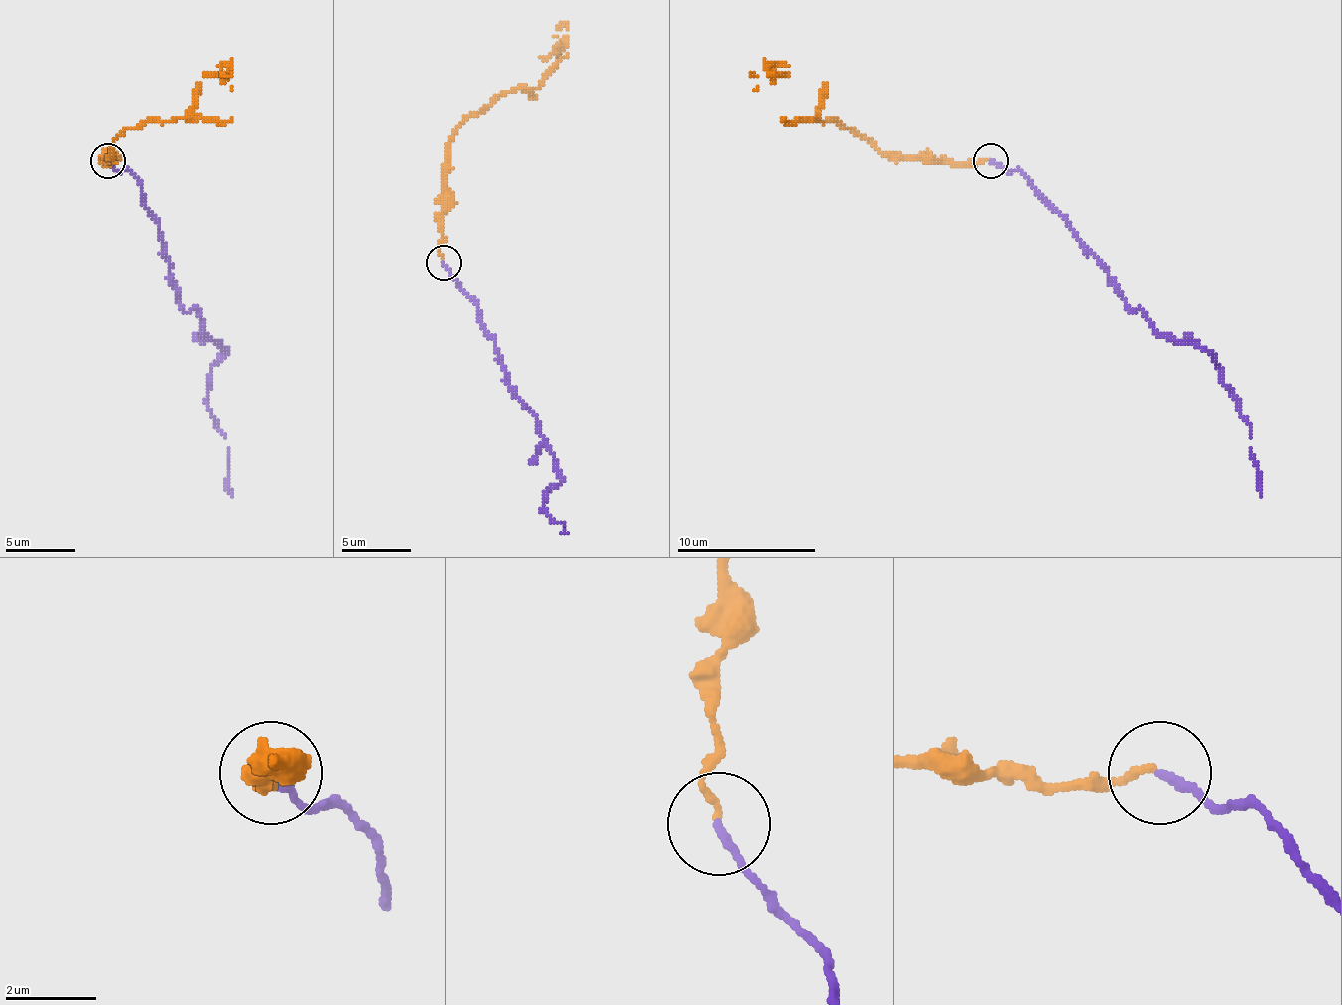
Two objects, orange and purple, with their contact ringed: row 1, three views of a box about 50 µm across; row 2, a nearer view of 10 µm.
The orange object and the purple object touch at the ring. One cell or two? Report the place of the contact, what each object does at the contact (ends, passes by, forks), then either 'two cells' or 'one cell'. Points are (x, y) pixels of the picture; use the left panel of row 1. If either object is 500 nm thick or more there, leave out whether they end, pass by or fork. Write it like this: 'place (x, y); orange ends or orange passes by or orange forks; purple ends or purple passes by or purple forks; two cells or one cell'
place (107, 160); orange ends; purple ends; two cells

